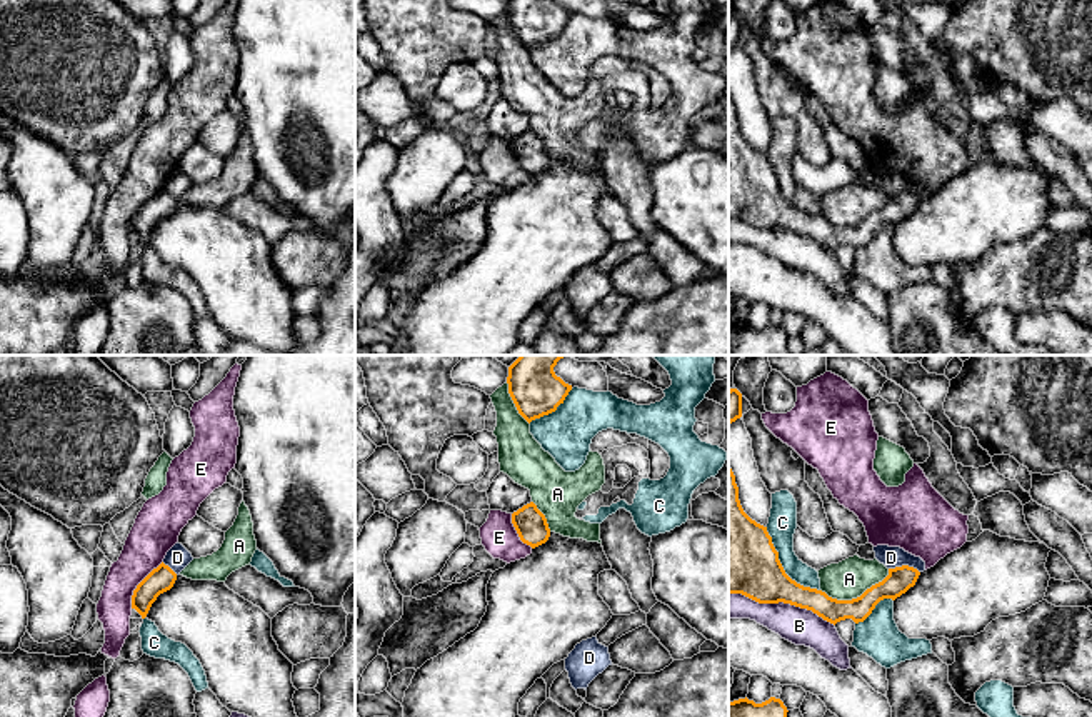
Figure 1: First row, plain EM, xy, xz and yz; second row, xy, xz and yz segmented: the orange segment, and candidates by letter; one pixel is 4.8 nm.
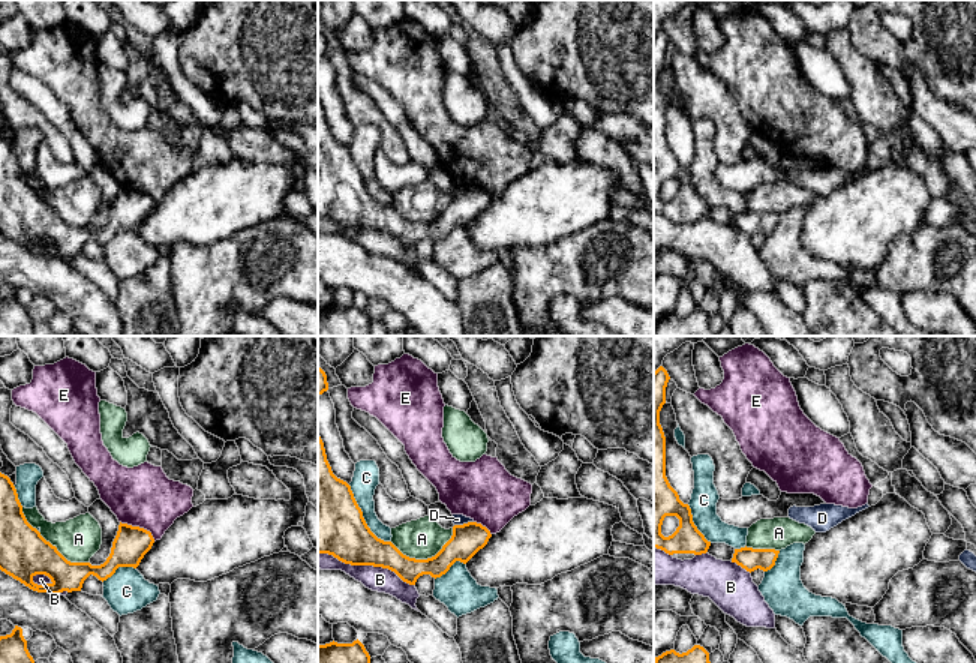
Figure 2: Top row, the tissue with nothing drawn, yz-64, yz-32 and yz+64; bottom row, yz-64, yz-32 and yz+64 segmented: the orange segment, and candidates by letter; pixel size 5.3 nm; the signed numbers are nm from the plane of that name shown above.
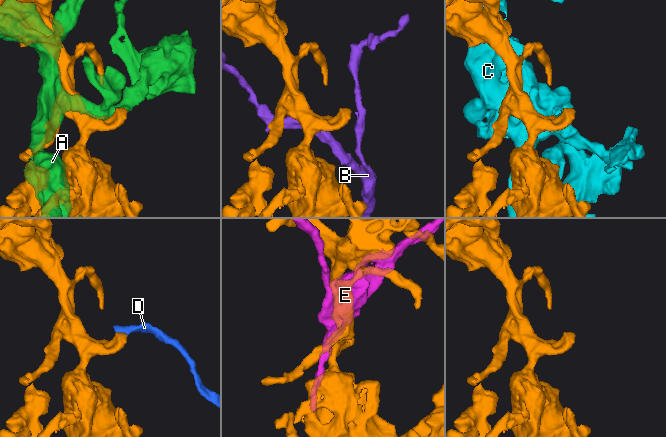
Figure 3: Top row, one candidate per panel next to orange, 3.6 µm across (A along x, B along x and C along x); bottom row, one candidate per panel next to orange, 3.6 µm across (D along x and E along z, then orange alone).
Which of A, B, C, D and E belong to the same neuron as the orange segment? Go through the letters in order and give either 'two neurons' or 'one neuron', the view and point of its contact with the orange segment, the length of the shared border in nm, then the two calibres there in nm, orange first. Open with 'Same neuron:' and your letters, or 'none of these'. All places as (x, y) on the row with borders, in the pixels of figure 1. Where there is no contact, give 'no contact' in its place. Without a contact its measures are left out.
Same neuron: none of these
A: two neurons; meets orange in yz at (857, 597); contact 360 nm long; 120 nm thick on the orange side, 190 nm on the other
B: two neurons; meets orange in yz at (782, 601); contact 550 nm long; 300 nm thick on the orange side, 180 nm on the other
C: two neurons; meets orange in yz at (782, 567); contact 400 nm long; 380 nm thick on the orange side, 140 nm on the other
D: two neurons; meets orange in yz at (904, 566); contact 150 nm long; 120 nm thick on the orange side, 100 nm on the other
E: two neurons; meets orange in xy at (139, 584); contact 280 nm long; 120 nm thick on the orange side, 220 nm on the other

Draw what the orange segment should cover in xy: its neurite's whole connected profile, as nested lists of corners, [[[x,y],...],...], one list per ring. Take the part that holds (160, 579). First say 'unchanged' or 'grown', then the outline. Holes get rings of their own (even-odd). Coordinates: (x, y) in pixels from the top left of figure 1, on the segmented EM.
unchanged; [[[162,562],[133,590],[132,609],[145,619],[157,597],[170,590],[175,580],[177,574]]]

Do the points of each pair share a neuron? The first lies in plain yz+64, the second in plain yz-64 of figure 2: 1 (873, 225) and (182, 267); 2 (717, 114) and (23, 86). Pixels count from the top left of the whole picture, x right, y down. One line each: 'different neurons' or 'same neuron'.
1: different neurons
2: different neurons

